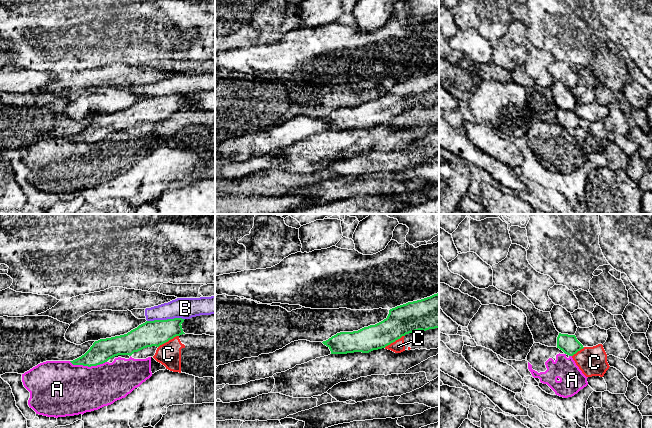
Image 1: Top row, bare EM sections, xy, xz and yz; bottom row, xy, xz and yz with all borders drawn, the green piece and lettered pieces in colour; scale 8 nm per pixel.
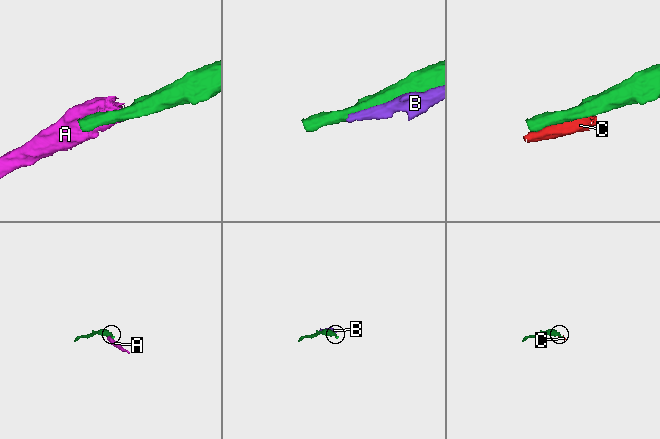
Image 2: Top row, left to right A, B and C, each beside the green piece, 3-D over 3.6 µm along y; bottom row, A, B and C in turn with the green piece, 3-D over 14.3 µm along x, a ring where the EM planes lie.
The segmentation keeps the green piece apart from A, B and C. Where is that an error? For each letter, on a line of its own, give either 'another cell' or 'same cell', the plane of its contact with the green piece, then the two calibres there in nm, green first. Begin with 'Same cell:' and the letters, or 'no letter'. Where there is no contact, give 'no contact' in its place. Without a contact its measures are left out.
Same cell: no letter
A: another cell; contact in xy; calibres 180 and 420 nm
B: another cell; contact in xy; calibres 200 and 170 nm
C: another cell; contact in xy; calibres 200 and 190 nm

